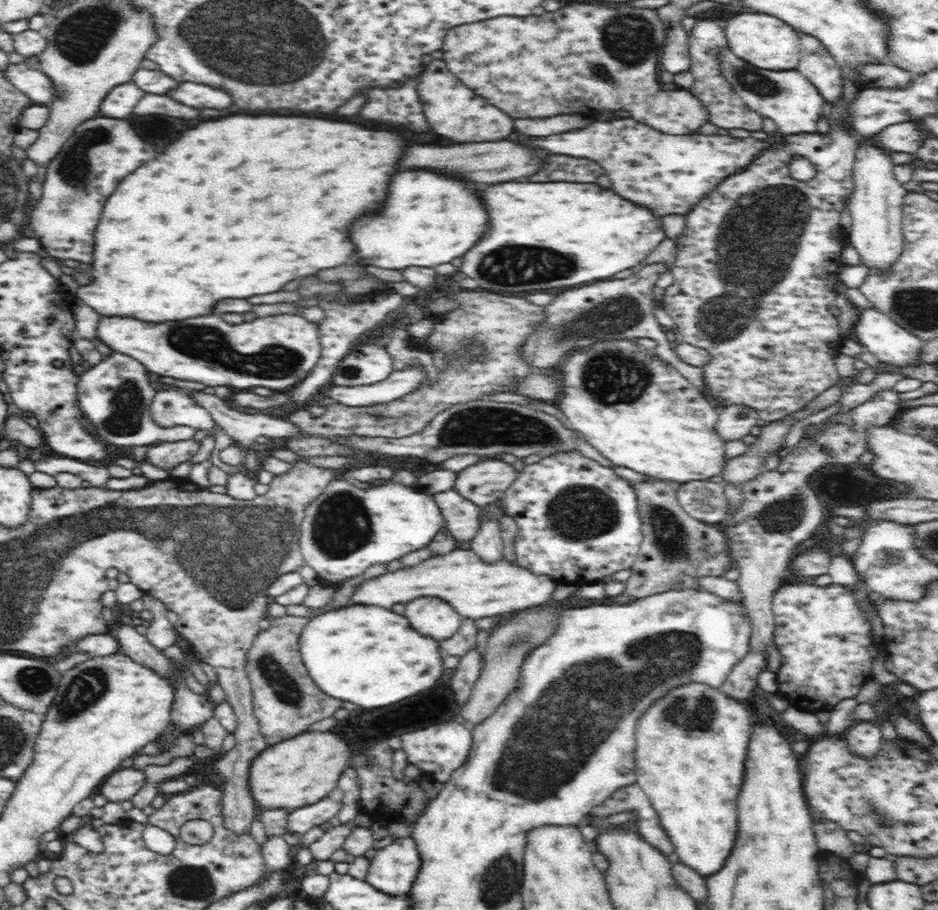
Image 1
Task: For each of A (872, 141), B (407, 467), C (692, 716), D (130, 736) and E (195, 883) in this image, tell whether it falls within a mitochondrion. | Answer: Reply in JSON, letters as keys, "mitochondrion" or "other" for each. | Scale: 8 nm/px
{"A":"other","B":"other","C":"mitochondrion","D":"other","E":"mitochondrion"}

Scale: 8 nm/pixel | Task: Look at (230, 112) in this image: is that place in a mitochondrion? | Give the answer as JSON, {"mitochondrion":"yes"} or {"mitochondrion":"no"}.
{"mitochondrion":"no"}

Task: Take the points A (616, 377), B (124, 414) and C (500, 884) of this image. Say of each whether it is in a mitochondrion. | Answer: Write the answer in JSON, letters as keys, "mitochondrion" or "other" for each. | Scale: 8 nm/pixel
{"A":"mitochondrion","B":"mitochondrion","C":"mitochondrion"}

